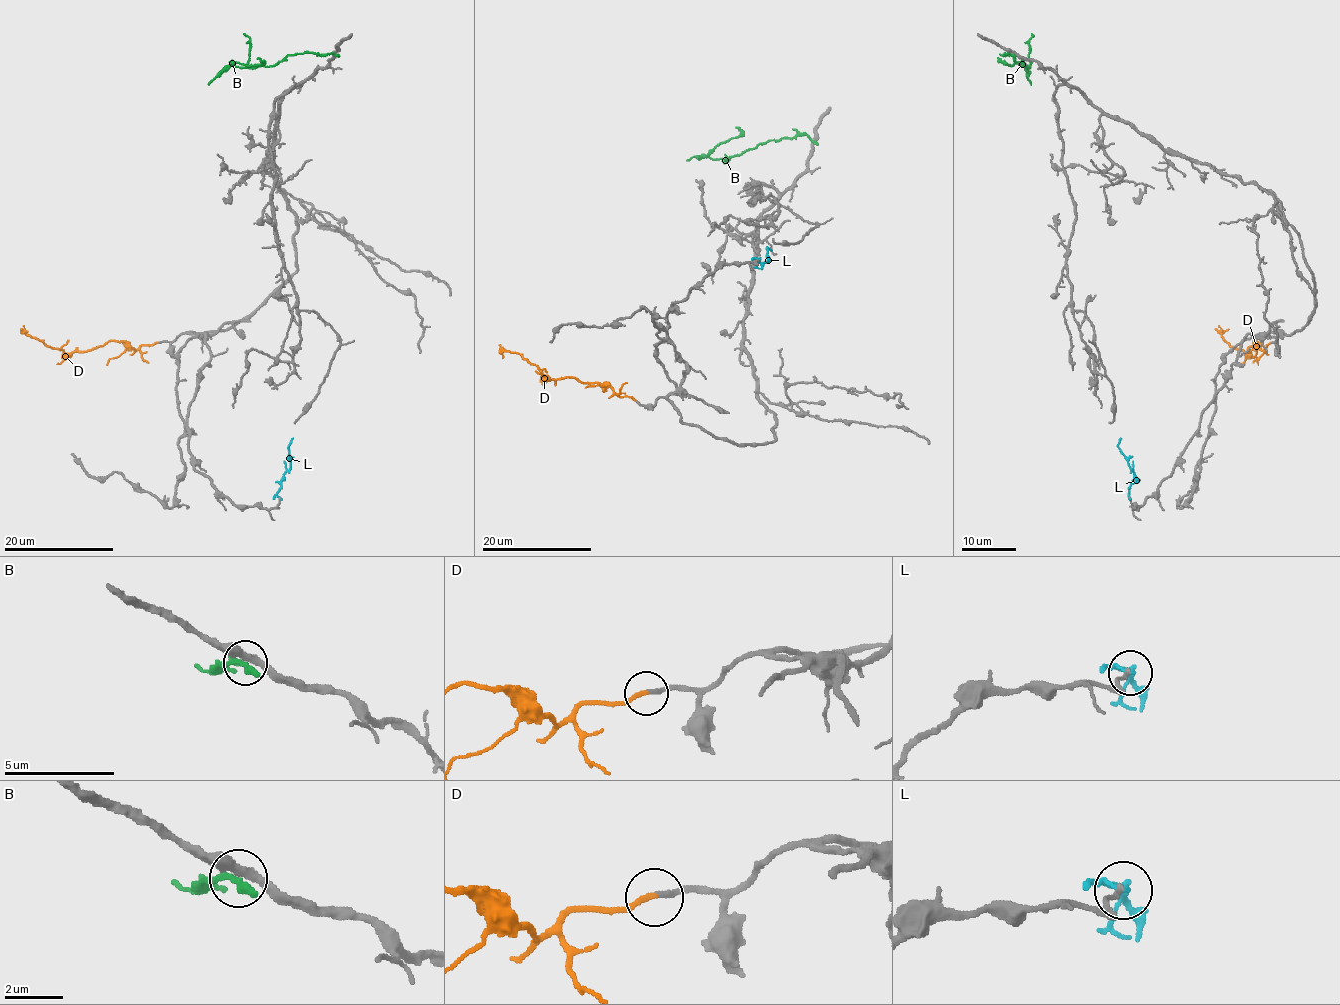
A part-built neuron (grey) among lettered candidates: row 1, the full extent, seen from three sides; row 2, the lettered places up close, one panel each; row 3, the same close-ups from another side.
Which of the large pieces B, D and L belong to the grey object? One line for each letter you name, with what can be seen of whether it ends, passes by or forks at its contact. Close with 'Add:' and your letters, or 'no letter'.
D: it ends
Add: D

